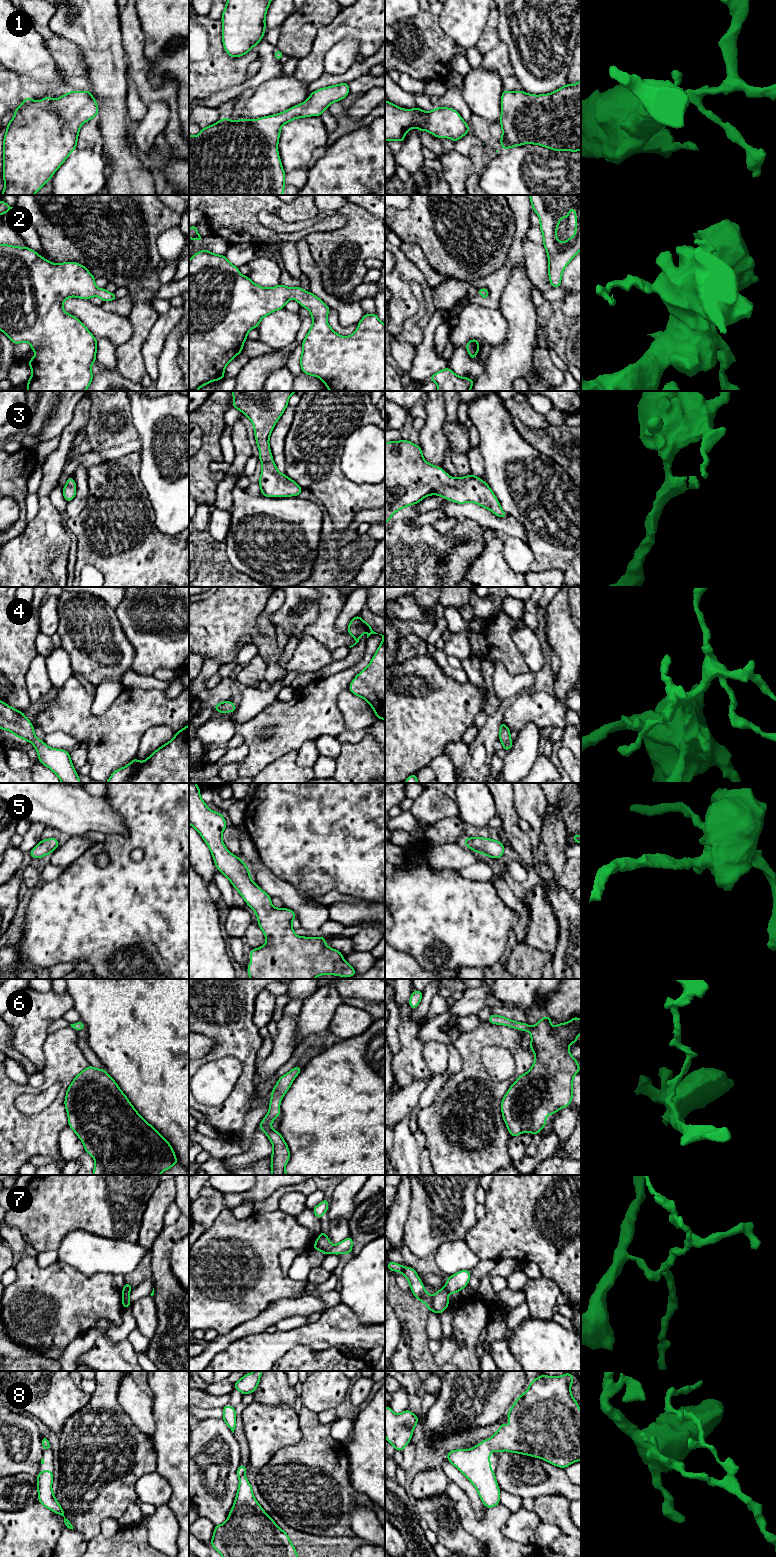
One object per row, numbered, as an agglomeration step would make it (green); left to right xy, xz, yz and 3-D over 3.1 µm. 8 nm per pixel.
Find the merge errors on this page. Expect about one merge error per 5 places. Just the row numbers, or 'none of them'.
7

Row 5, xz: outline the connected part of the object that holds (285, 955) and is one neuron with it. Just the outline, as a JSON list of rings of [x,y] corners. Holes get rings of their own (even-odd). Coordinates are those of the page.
[[[189,783],[189,824],[192,825],[207,843],[214,863],[241,894],[247,905],[255,912],[258,926],[266,937],[266,943],[250,953],[251,965],[247,965],[250,979],[315,979],[319,975],[337,975],[352,977],[355,969],[347,963],[340,951],[330,948],[325,937],[302,937],[294,934],[292,921],[296,913],[287,908],[274,908],[271,896],[258,887],[250,877],[248,867],[241,858],[233,855],[222,841],[223,830],[227,827],[221,813],[210,810],[200,797],[200,789],[196,783]]]

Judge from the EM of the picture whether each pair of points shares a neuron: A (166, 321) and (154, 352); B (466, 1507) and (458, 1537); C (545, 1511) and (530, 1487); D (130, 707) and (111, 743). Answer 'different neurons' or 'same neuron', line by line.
A: same neuron
B: different neurons
C: different neurons
D: same neuron

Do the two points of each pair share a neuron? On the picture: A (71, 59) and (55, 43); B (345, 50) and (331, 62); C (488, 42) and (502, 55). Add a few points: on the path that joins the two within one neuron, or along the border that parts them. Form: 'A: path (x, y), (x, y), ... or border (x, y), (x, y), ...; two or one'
A: path (67, 55), (59, 47); one
B: path (342, 53), (334, 61); one
C: border (501, 42), (483, 56); two

